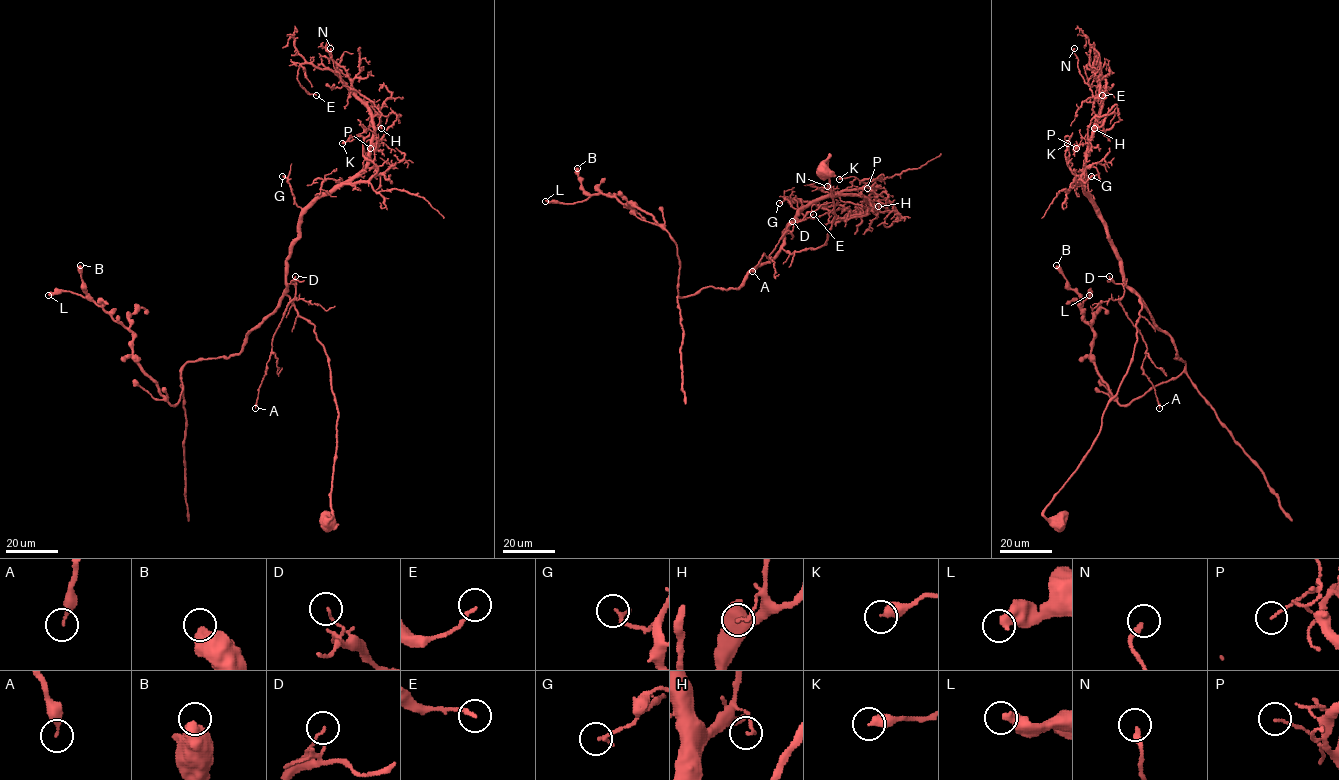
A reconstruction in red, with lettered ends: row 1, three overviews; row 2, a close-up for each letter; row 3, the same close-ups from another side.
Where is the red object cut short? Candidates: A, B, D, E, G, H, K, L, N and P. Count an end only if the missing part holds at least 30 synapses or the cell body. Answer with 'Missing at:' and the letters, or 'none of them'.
Missing at: none of them

